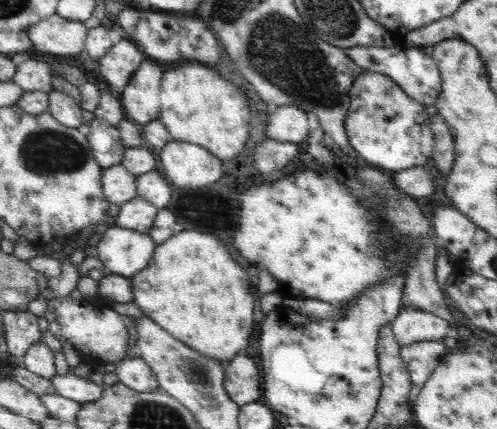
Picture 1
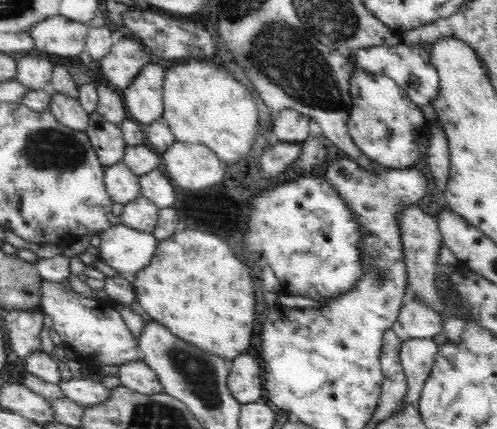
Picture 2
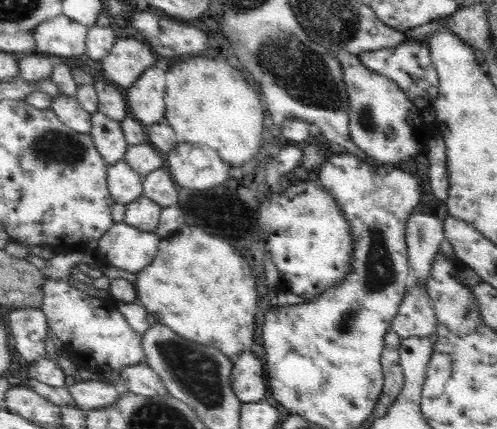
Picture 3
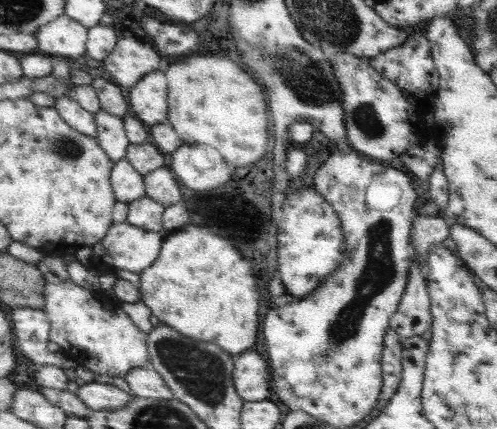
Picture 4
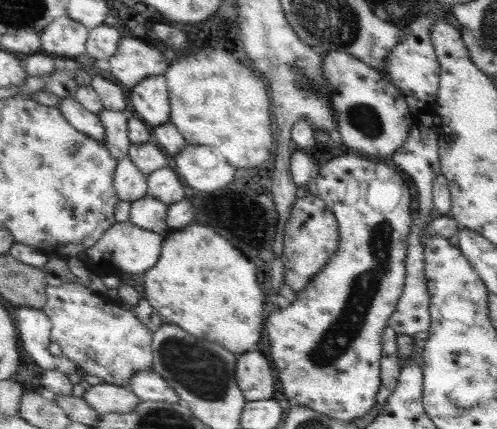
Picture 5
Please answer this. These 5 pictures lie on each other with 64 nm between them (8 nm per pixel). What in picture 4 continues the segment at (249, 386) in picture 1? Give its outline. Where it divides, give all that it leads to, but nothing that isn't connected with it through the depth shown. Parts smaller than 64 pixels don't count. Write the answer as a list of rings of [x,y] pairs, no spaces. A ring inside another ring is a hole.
[[[241,352],[235,356],[231,382],[243,402],[261,402],[265,396],[269,396],[265,366],[267,362],[261,358],[261,354]]]

